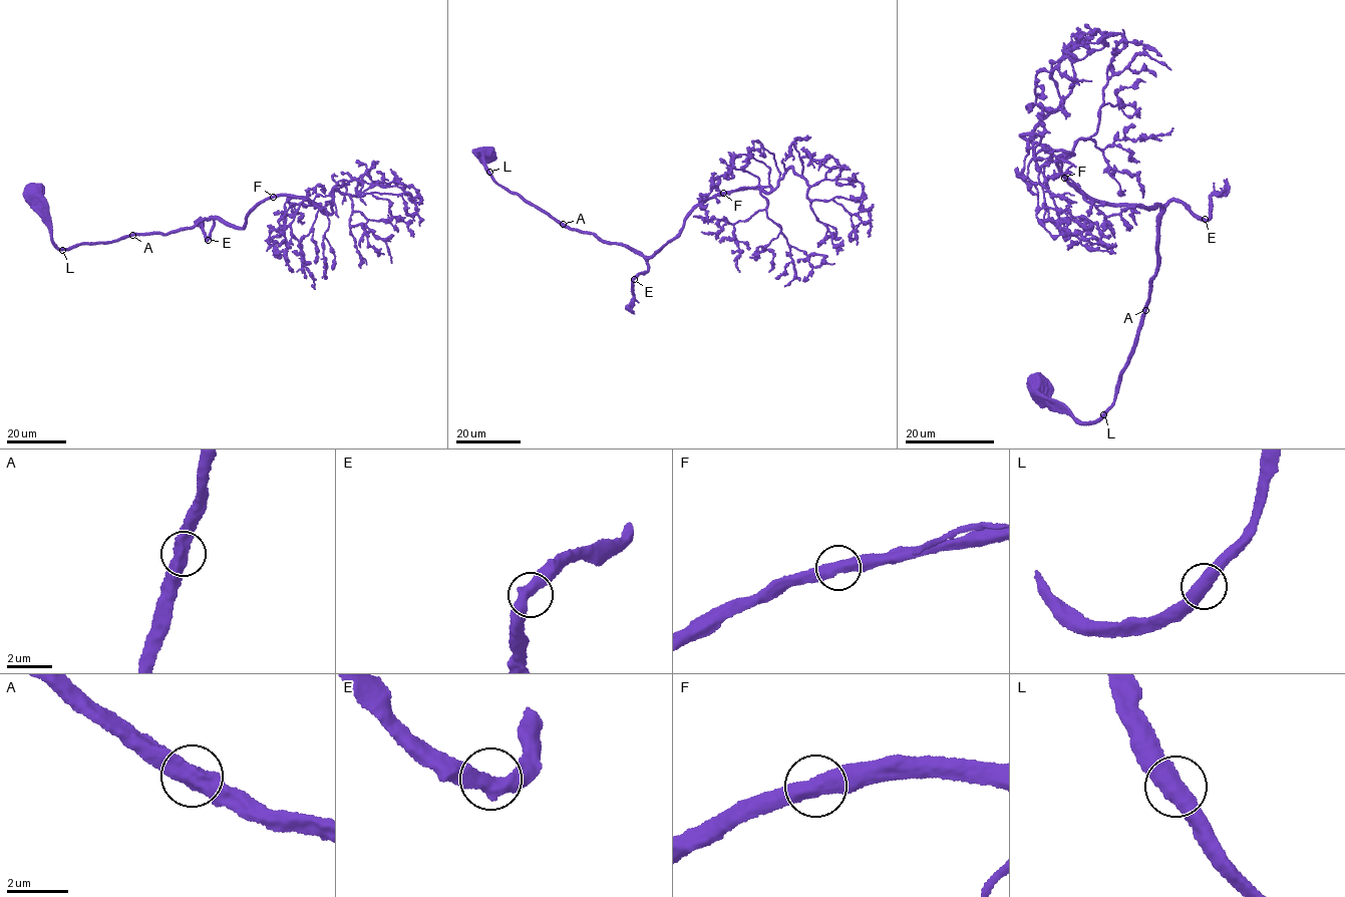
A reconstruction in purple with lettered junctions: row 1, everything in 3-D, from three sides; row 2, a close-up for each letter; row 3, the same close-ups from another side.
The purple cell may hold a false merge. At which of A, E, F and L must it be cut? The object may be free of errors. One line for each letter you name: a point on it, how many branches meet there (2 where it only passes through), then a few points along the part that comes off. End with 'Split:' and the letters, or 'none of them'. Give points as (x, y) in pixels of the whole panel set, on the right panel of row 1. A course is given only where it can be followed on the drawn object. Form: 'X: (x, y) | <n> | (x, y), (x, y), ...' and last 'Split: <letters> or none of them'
Split: none of them

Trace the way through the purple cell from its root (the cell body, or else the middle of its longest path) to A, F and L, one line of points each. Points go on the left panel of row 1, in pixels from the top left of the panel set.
A: (34, 193), (43, 207), (47, 227), (59, 250), (132, 235)
F: (34, 193), (60, 250), (137, 233), (165, 234), (218, 217), (242, 228), (245, 218), (273, 197)
L: (34, 193), (43, 207), (52, 240), (62, 250)

